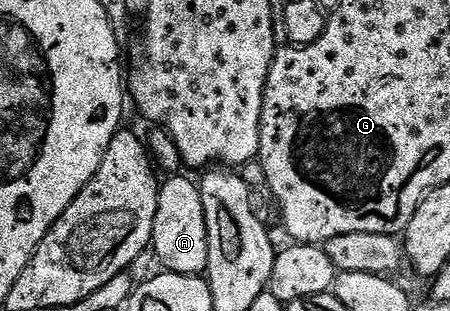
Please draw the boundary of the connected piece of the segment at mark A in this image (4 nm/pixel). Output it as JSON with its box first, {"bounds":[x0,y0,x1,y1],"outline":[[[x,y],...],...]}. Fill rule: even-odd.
{"bounds":[151,176,207,276],"outline":[[[173,176],[160,185],[155,210],[153,243],[151,252],[165,263],[171,272],[184,276],[201,276],[207,266],[207,222],[203,214],[203,198],[200,187],[185,176]]]}

